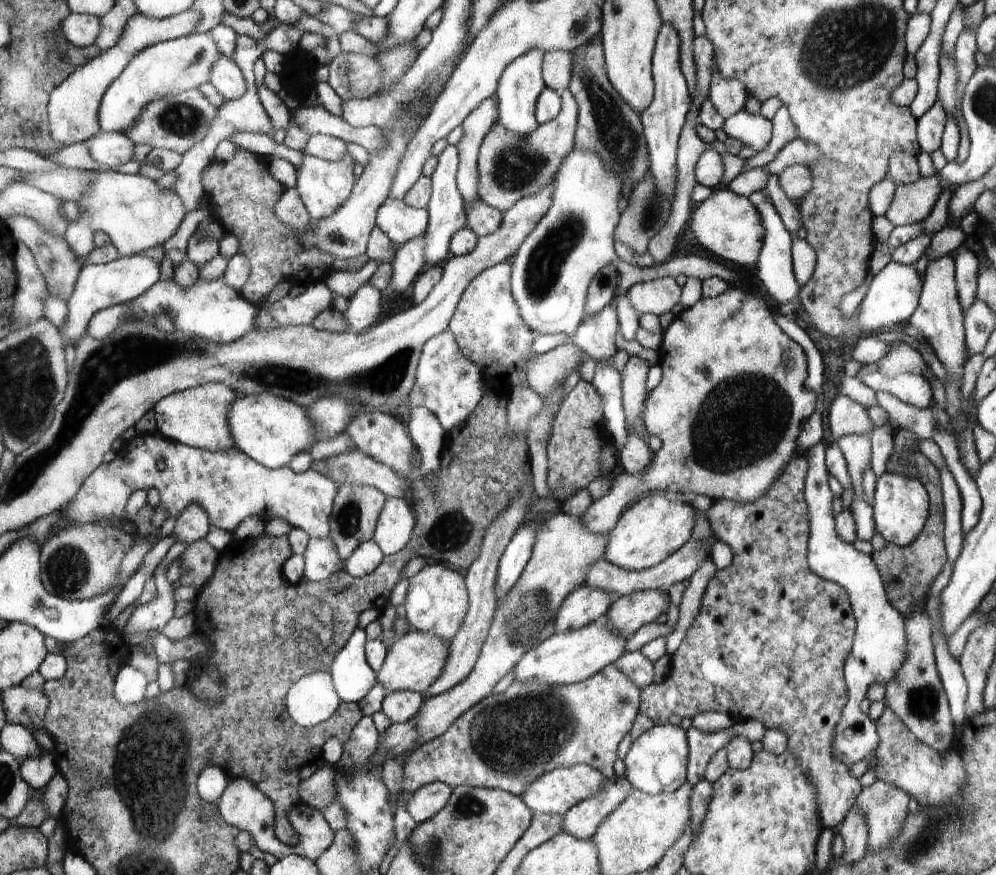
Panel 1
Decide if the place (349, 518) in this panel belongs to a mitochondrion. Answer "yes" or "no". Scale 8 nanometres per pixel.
yes

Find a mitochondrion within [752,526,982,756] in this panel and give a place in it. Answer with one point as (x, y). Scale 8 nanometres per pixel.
(922, 700)

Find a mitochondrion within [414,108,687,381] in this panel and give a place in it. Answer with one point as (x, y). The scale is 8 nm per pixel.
(549, 258)

